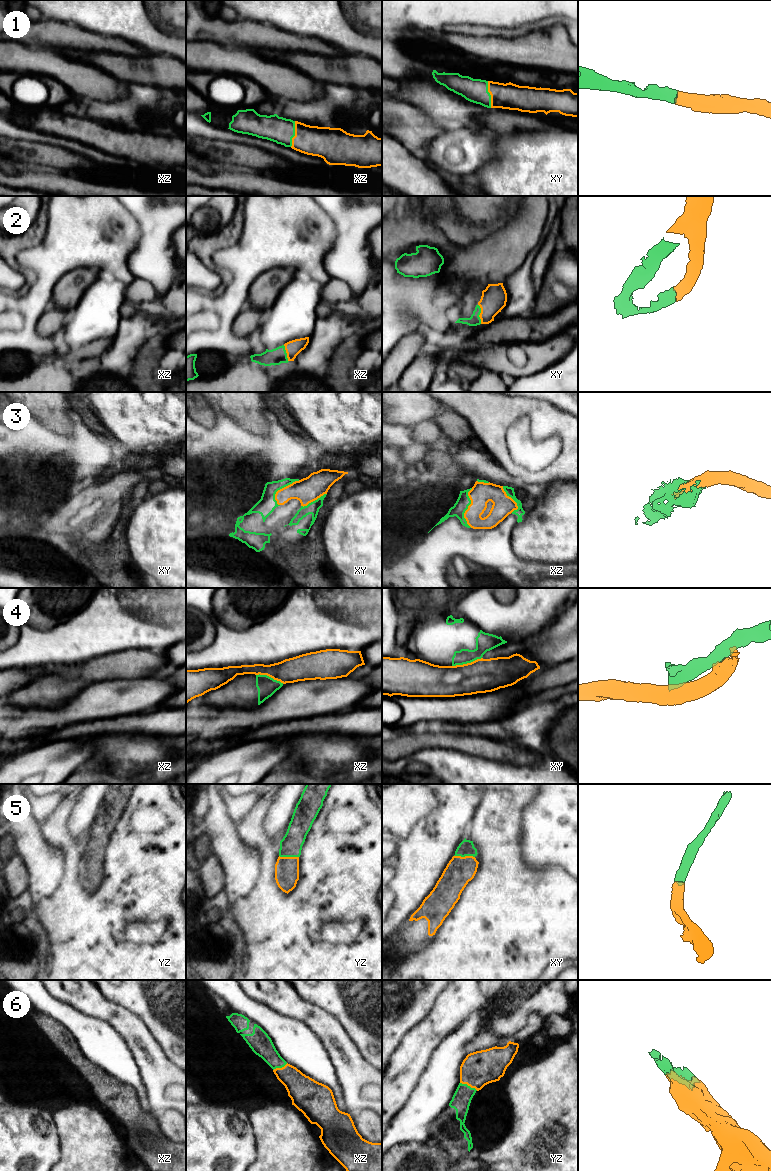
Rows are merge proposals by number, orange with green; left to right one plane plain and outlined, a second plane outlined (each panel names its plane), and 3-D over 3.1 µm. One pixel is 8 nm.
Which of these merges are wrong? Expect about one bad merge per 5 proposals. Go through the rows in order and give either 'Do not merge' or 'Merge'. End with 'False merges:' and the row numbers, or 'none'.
1: Merge
2: Merge
3: Merge
4: Do not merge
5: Merge
6: Merge
False merges: 4

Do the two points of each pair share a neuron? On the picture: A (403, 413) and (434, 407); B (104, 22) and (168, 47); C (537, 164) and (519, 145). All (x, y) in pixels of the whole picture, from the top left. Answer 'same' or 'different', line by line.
A: same
B: same
C: same

